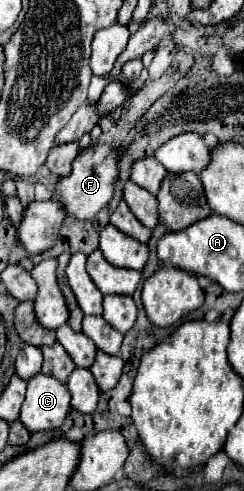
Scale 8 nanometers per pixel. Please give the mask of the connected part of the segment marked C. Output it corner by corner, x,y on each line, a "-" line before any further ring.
37,373
27,381
27,395
19,413
19,421
29,433
47,431
59,427
69,413
69,389
43,373

